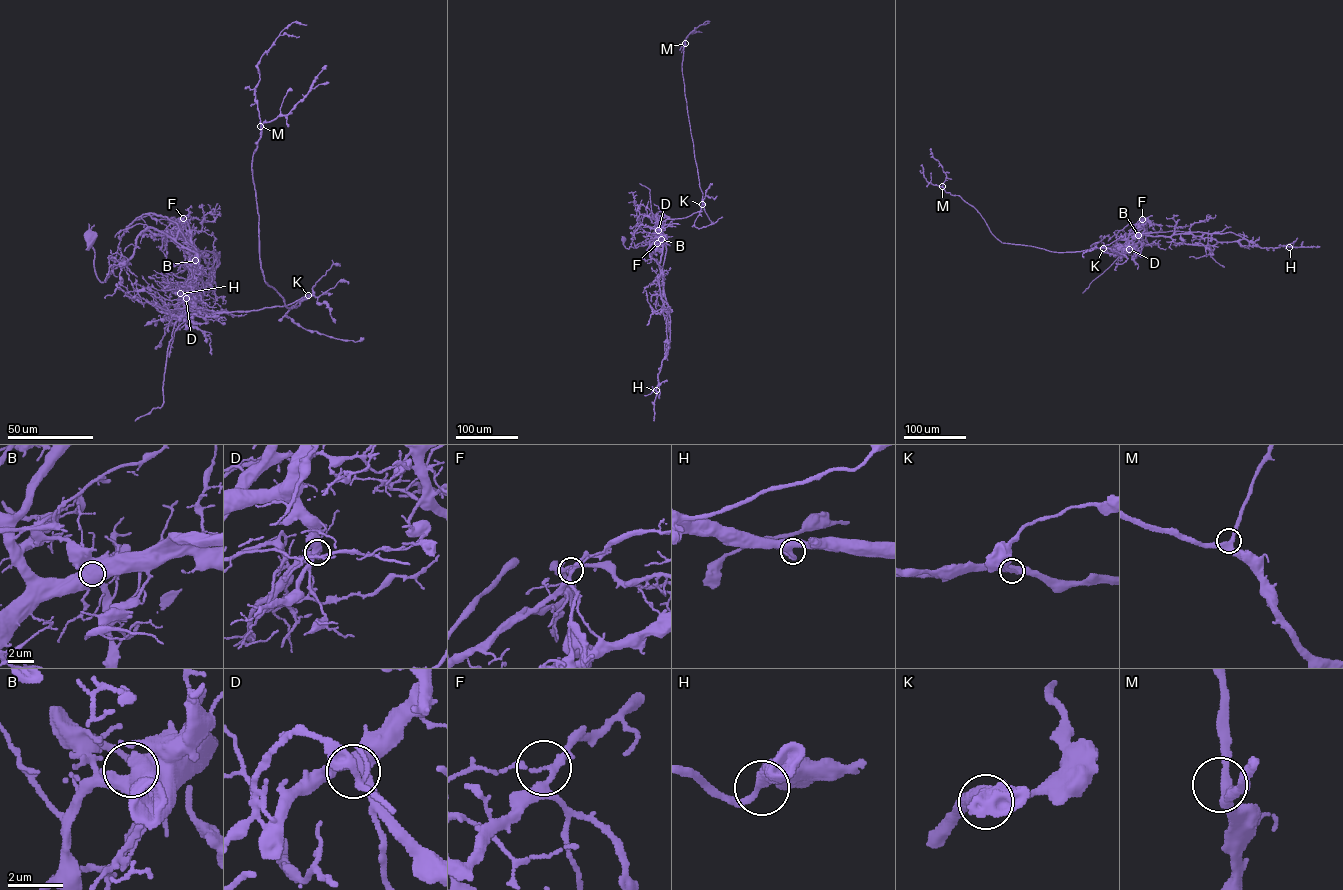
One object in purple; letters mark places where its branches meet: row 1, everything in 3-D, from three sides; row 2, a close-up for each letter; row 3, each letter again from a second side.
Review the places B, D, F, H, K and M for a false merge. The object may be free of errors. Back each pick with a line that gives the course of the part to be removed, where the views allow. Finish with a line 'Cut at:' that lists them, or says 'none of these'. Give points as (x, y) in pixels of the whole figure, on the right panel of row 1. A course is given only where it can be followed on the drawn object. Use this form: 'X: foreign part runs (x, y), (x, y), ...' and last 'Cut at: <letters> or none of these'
F: foreign part runs (1142, 219), (1118, 254), (1104, 248), (1057, 252), (1002, 243), (974, 207), (945, 191), (946, 175), (931, 150)
Cut at: F

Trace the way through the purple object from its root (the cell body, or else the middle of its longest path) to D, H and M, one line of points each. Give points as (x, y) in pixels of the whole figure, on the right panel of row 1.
D: (1138, 227), (1144, 230), (1147, 243), (1146, 223), (1142, 218), (1133, 230), (1135, 236), (1129, 249)
H: (1138, 227), (1144, 230), (1147, 243), (1142, 218), (1134, 233), (1232, 232), (1262, 248), (1289, 247)
M: (1138, 227), (1147, 243), (1142, 218), (1118, 254), (1104, 248), (1057, 252), (1002, 243), (974, 207), (942, 186)

